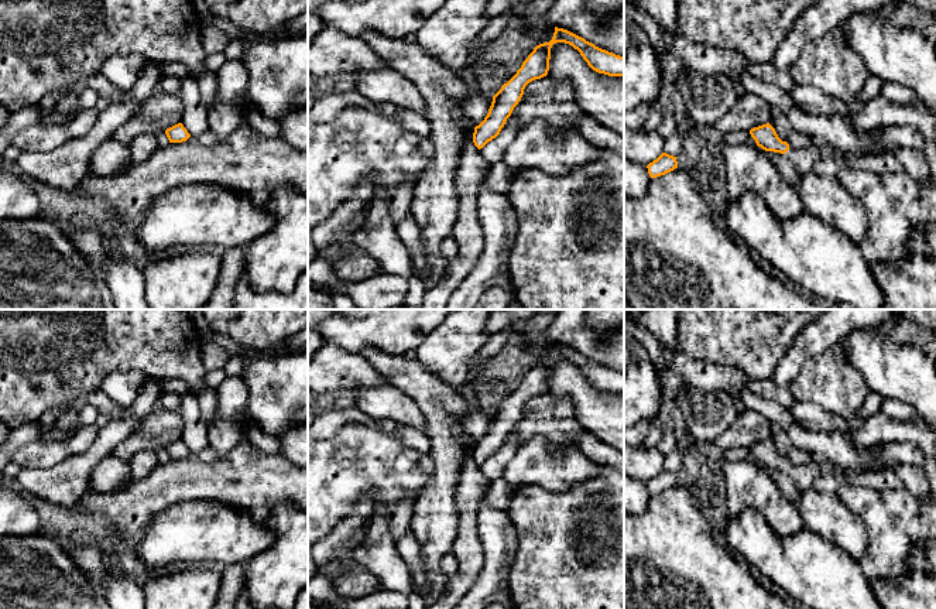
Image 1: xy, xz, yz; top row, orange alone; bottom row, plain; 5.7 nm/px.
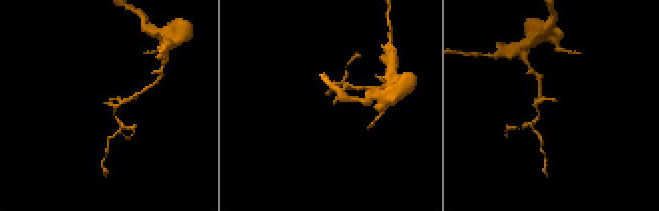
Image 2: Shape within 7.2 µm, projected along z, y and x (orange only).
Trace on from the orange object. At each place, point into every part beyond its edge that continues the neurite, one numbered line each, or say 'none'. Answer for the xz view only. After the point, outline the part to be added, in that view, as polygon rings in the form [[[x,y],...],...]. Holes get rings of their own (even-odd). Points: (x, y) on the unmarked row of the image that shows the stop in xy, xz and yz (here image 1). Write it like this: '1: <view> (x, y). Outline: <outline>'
none

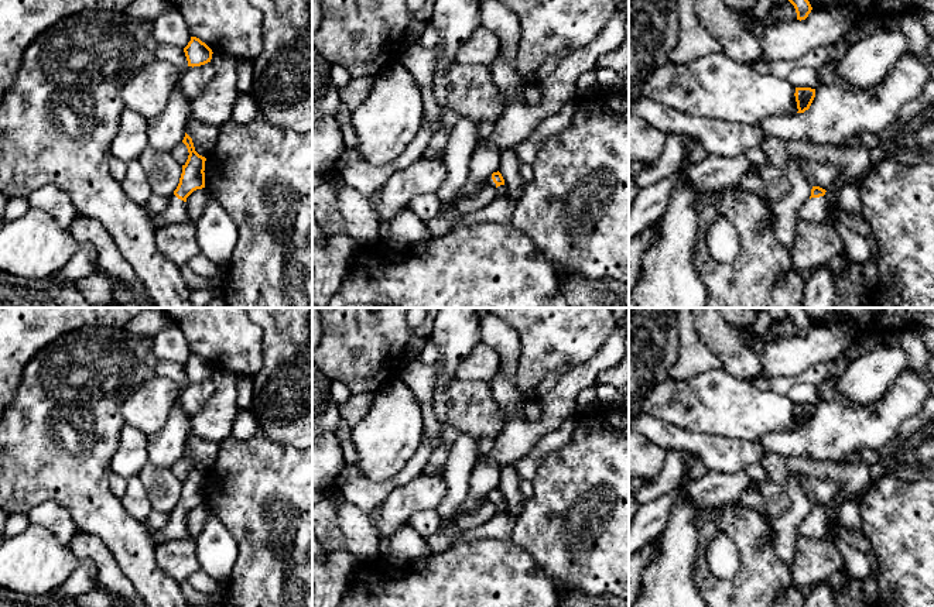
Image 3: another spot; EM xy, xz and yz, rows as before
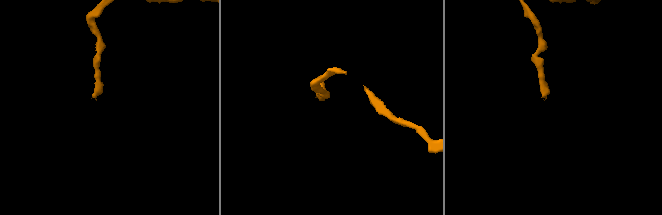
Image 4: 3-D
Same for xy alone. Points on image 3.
1: xy (177, 527). Outline: [[[175,511],[170,512],[170,519],[165,527],[158,531],[148,531],[155,543],[161,543],[178,538],[189,538],[187,518],[178,515]]]

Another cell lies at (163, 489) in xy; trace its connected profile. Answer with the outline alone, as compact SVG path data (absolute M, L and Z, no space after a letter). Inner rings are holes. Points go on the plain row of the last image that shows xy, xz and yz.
M147 463L138 474L151 507L155 512L171 512L179 500L182 481L172 473L171 467L160 467Z

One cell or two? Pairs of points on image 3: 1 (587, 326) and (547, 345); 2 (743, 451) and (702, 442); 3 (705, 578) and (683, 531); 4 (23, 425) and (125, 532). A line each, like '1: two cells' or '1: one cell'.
1: one cell
2: one cell
3: two cells
4: one cell

